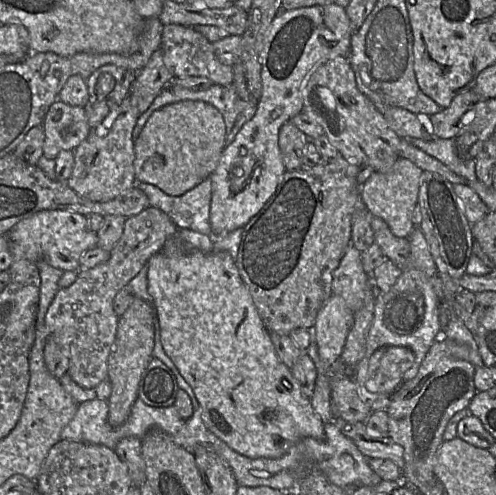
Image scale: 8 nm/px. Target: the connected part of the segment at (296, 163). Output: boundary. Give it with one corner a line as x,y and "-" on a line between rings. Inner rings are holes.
291,121
281,127
279,147
287,171
301,169
304,149
309,141
309,138

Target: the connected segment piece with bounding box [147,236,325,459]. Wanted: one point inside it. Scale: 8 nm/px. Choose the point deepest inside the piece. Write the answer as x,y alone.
210,328

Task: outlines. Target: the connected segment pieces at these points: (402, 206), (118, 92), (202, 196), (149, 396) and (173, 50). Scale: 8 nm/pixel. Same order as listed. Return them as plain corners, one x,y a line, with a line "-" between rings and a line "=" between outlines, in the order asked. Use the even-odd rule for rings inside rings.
398,158
386,173
376,173
361,186
361,199
376,217
384,220
392,233
401,238
408,238
413,231
413,213
418,204
420,177
423,171
406,158
=
106,65
88,77
89,100
84,107
91,129
97,127
129,95
137,73
116,65
=
210,178
180,196
168,195
149,183
137,182
136,186
147,195
149,207
155,207
167,214
178,229
191,229
204,235
213,234
210,224
=
153,356
141,378
138,398
152,407
168,408
174,405
178,390
174,373
=
180,24
164,25
161,48
165,66
174,78
206,77
213,84
229,86
233,83
233,68
222,64
213,48
213,44
193,27

